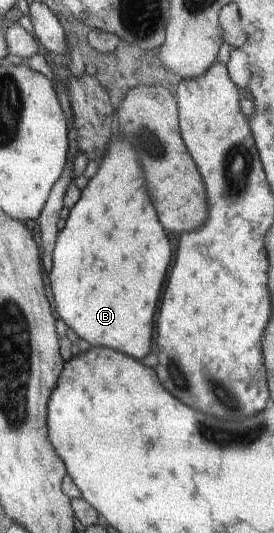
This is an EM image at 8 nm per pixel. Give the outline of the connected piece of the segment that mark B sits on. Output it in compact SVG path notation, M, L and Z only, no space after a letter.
M117 131L111 143L113 145L110 145L101 169L83 189L81 200L66 219L67 227L60 231L50 283L59 318L81 339L89 341L93 347L112 348L143 360L153 351L155 313L167 271L171 267L173 249L168 232L161 225L151 197L147 195L145 172L137 161L138 153Z

